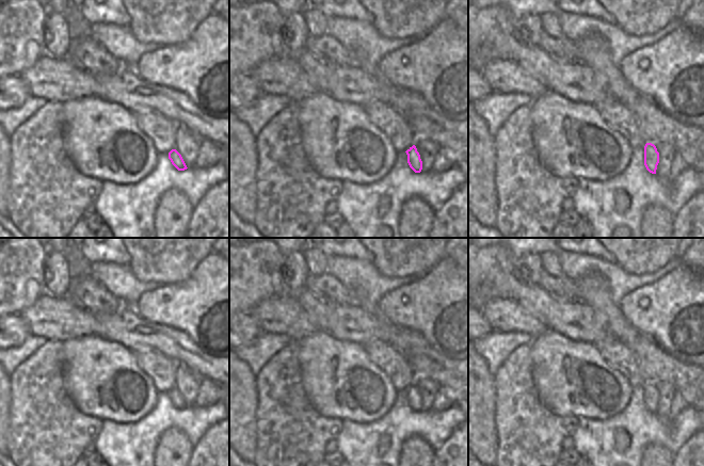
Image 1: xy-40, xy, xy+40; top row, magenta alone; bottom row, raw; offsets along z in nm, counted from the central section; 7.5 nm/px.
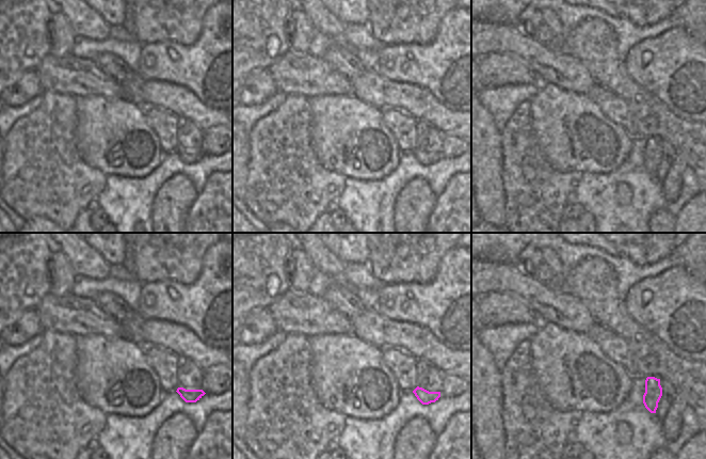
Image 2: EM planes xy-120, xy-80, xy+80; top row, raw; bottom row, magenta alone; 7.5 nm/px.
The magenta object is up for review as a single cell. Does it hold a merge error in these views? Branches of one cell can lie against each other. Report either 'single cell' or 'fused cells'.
fused cells

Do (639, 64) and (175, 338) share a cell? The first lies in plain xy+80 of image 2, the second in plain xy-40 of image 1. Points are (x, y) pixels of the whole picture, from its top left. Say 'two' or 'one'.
two

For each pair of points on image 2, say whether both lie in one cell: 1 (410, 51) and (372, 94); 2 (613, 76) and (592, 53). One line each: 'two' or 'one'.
1: two
2: one

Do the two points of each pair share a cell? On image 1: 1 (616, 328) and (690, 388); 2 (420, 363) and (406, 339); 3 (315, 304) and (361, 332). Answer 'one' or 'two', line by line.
1: one
2: two
3: one

